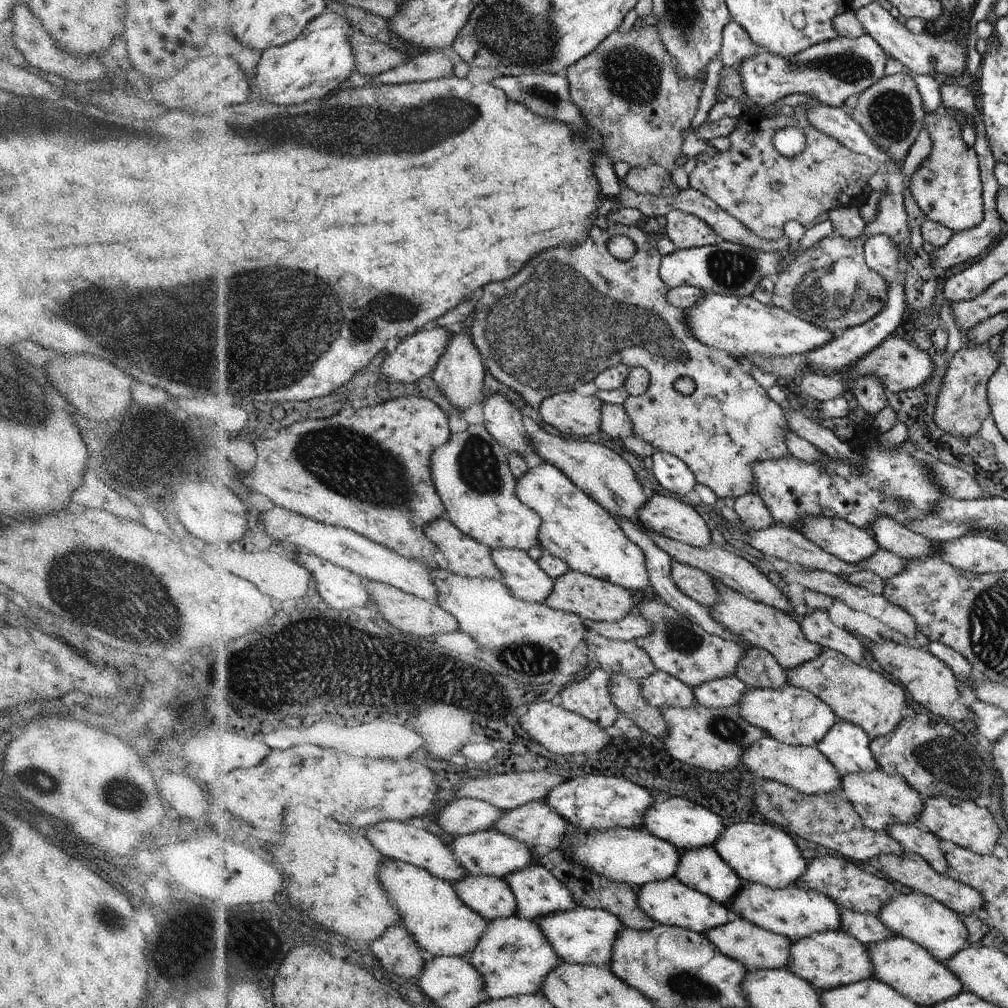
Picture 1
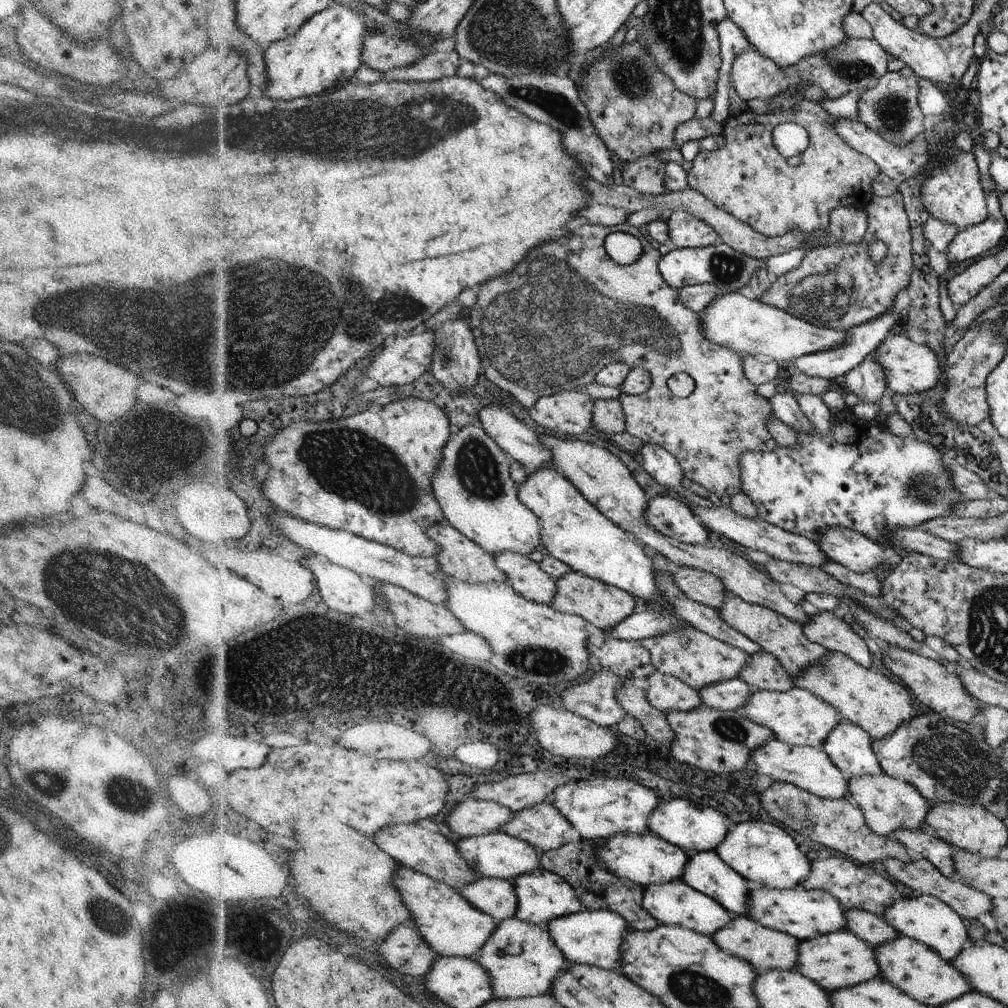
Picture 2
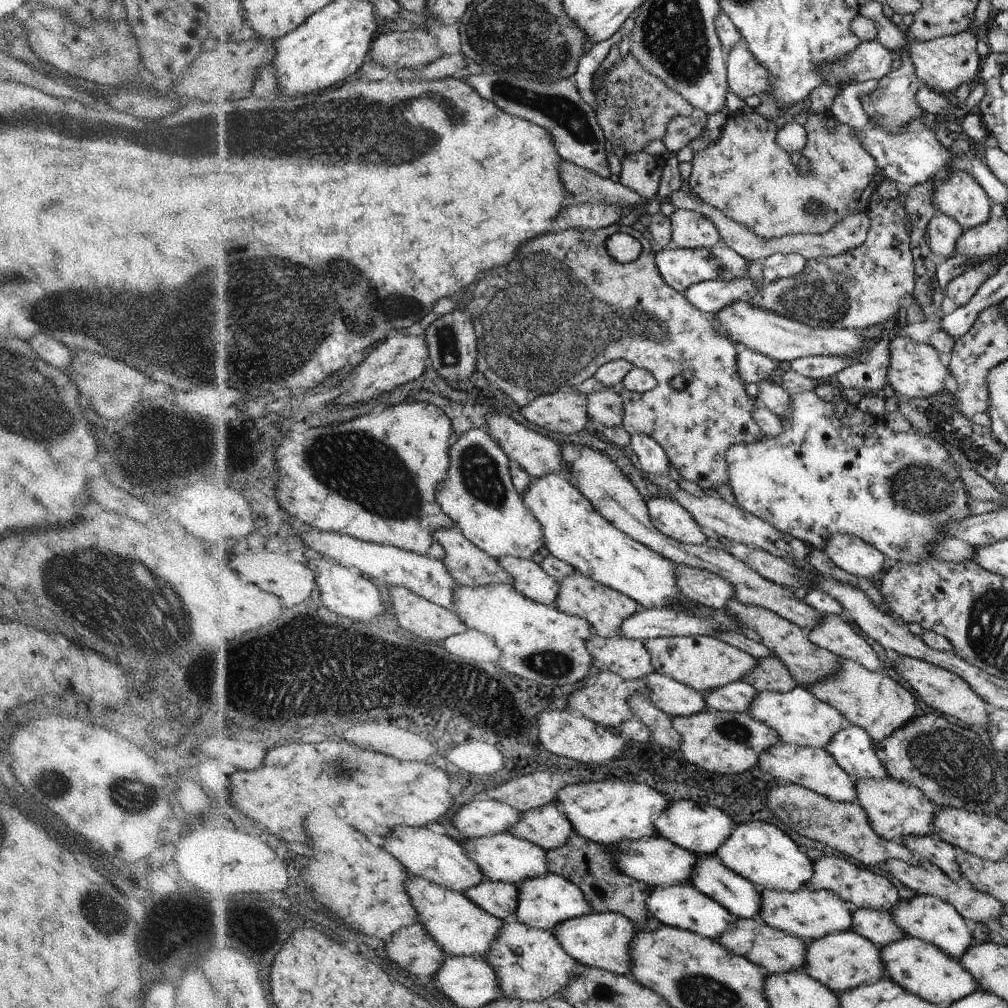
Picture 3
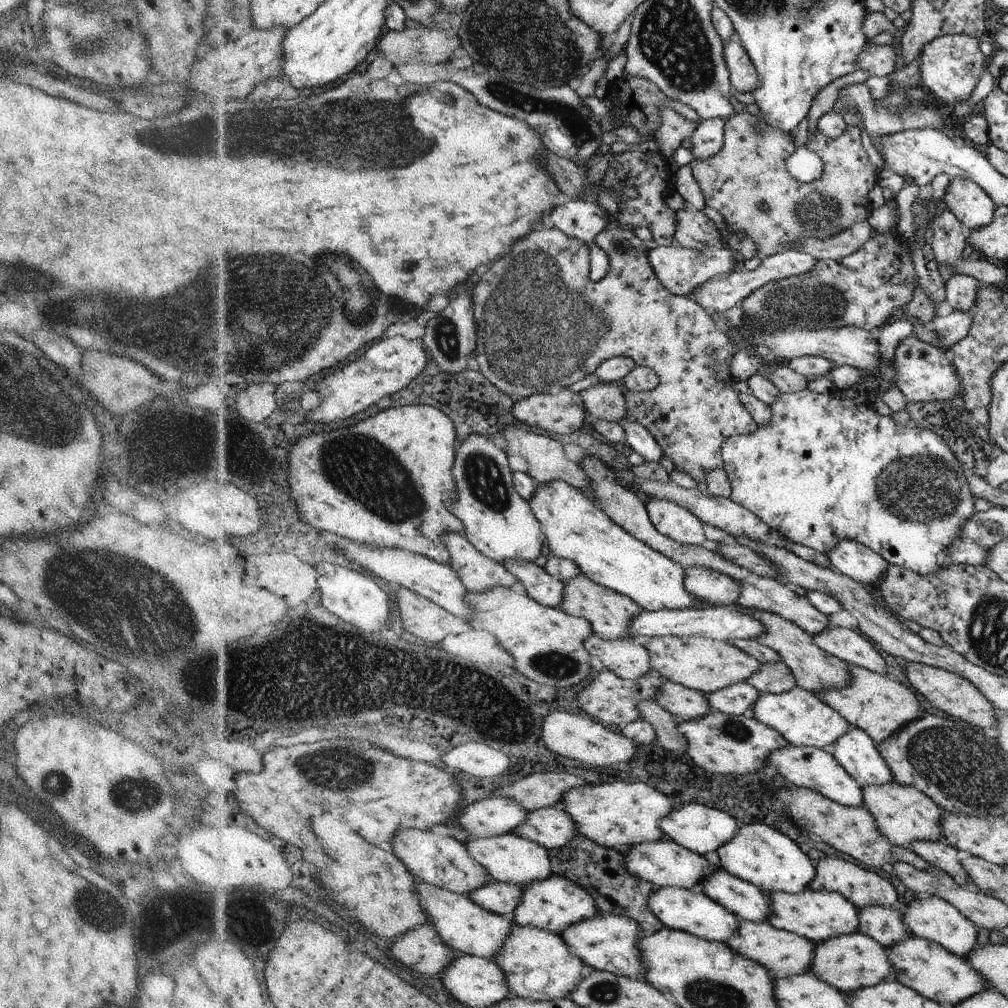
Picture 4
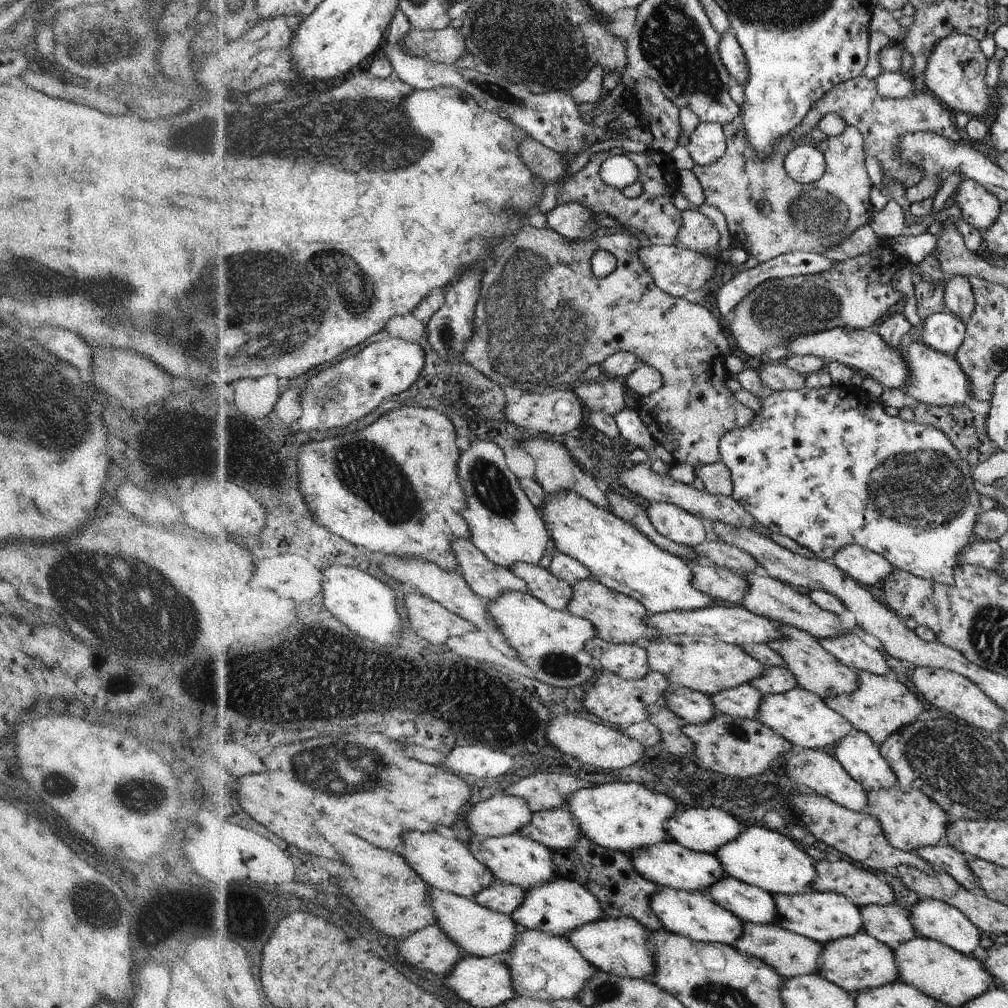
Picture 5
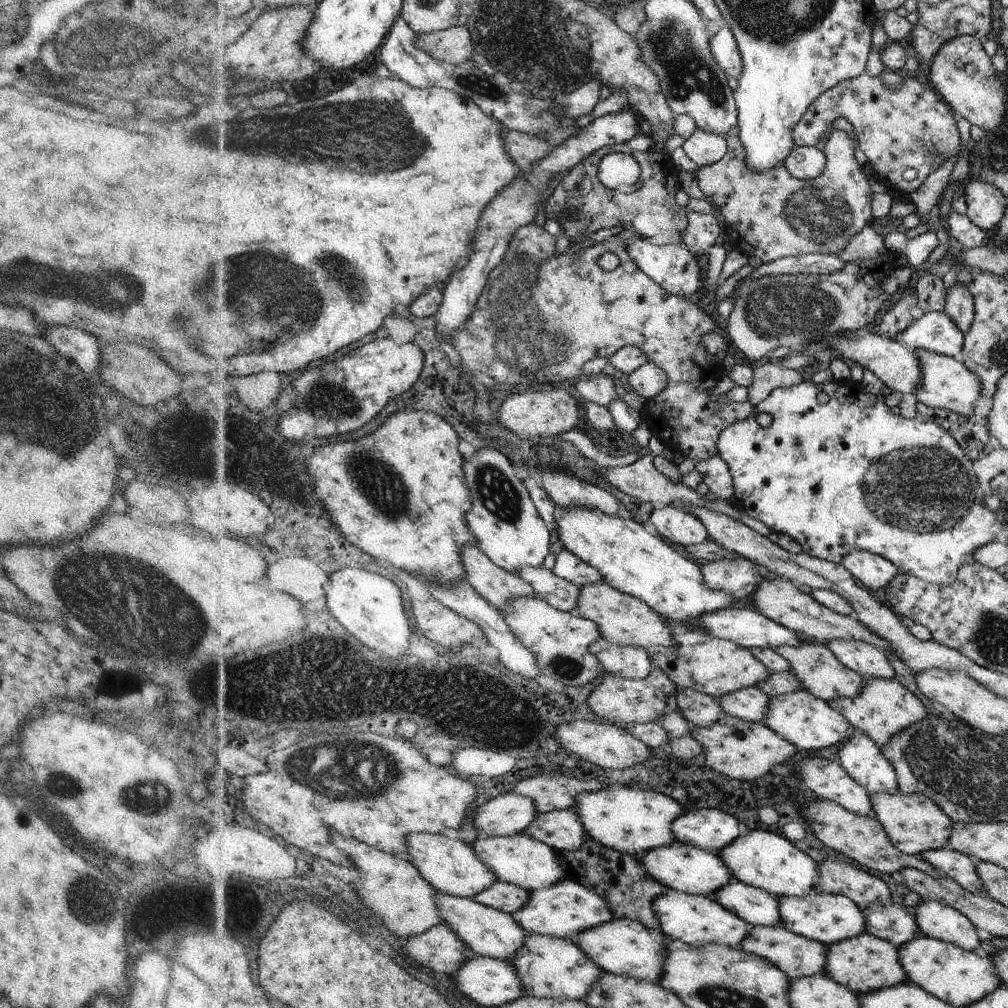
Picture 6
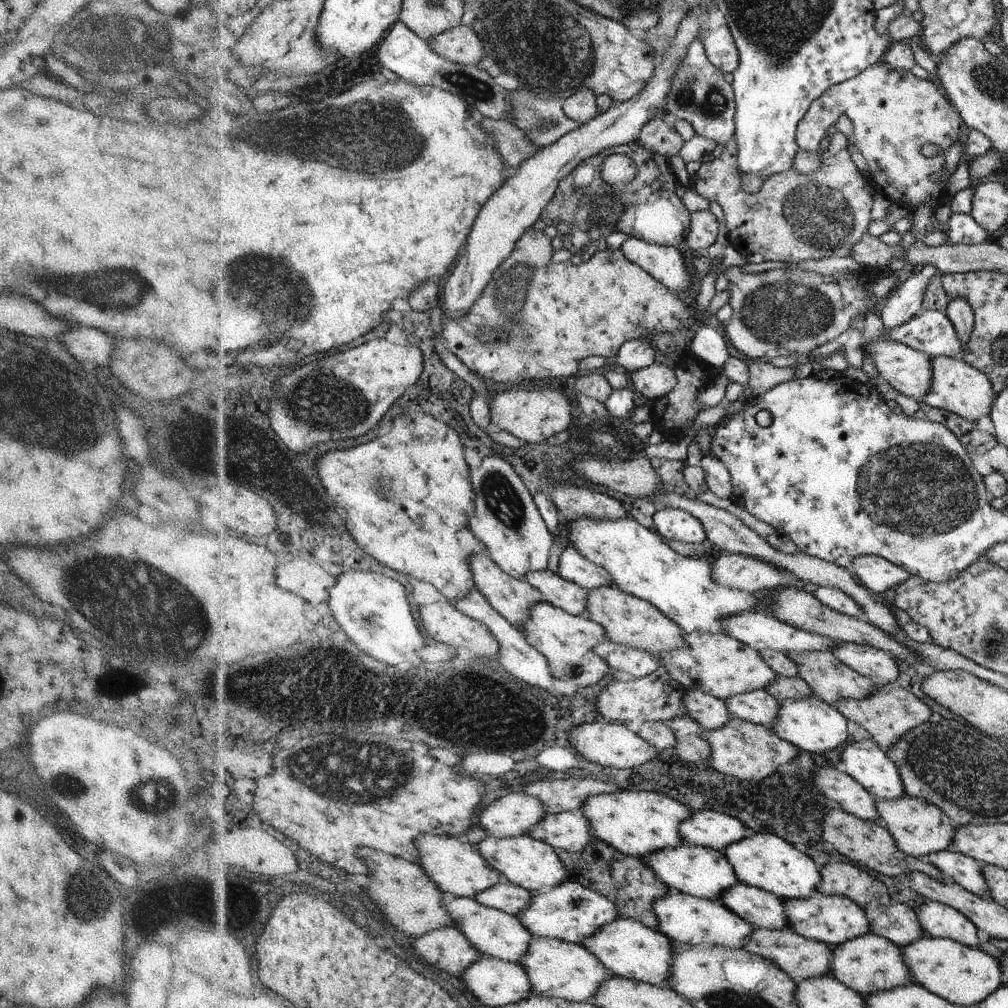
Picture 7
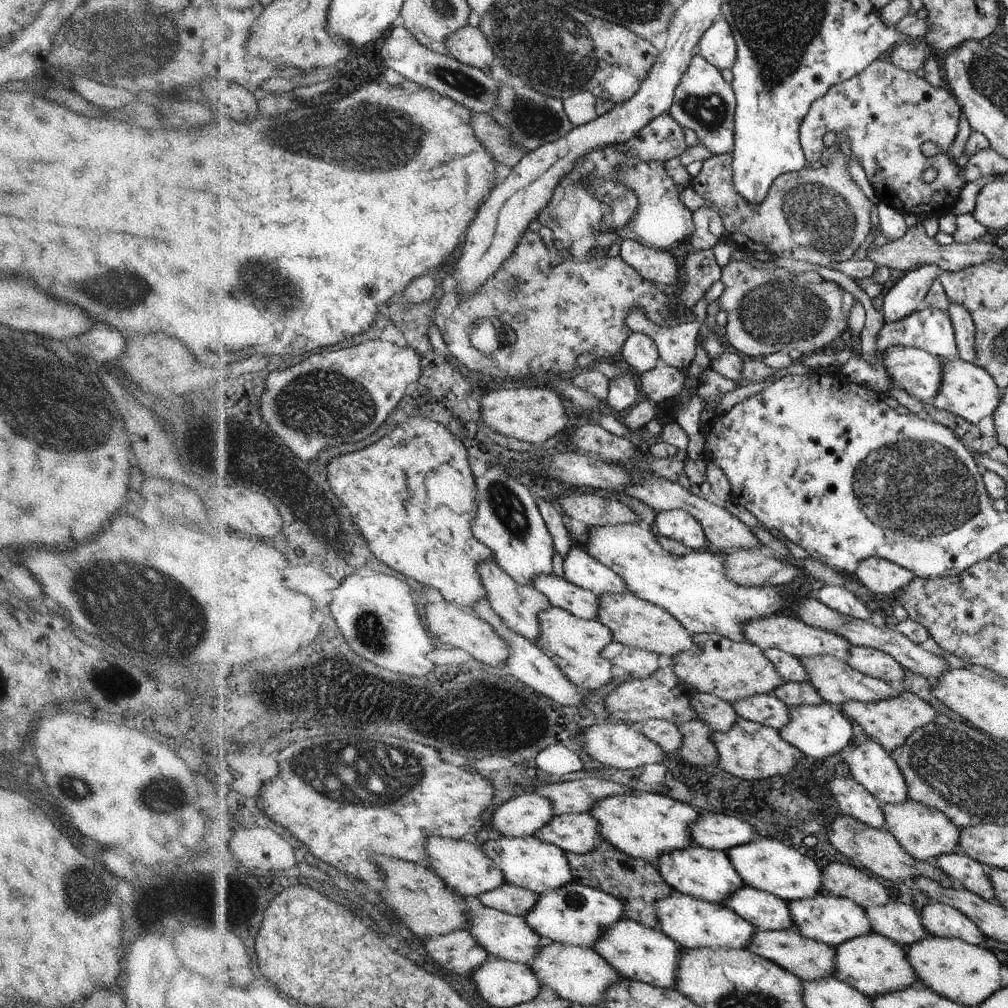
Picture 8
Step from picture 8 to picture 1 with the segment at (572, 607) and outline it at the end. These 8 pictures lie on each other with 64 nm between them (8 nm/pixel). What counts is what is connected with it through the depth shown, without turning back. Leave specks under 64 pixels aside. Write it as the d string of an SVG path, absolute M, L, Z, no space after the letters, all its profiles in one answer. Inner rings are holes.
M496 548L491 557L502 571L501 580L516 598L544 603L550 597L555 579L526 550Z

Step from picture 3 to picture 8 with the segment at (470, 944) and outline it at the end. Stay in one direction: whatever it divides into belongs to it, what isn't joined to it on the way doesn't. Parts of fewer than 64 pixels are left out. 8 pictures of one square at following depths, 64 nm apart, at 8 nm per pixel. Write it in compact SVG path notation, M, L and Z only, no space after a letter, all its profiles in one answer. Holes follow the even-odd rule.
M465 897L464 900L466 900L468 932L478 940L478 944L484 947L490 957L527 964L538 954L538 948L543 940L531 926L528 926L527 919L523 916L488 908L480 902L478 897Z

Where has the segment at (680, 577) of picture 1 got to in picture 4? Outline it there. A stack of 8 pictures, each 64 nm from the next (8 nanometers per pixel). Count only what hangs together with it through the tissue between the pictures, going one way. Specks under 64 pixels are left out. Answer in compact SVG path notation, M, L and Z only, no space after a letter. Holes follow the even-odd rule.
M700 566L685 568L685 587L698 599L720 606L736 606L740 584L729 575Z

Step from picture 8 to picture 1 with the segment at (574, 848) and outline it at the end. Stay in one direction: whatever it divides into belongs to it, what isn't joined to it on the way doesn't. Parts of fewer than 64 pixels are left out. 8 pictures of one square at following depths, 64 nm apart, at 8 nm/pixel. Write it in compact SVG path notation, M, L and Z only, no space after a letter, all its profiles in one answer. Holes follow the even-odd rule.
M532 801L512 810L504 810L493 828L529 848L548 846L558 849L567 832L567 823L548 803Z

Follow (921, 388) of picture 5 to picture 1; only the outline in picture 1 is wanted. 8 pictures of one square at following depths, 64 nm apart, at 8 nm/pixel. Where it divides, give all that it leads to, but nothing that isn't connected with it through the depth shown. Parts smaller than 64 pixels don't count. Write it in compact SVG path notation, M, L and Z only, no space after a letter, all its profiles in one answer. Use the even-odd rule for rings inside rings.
M890 335L876 346L874 350L870 350L864 358L860 358L856 364L852 364L848 370L844 370L838 378L845 382L856 378L856 376L874 374L874 376L878 376L880 382L883 382L884 390L888 389L894 396L900 392L924 386L932 378L934 370L935 366L931 355L926 354L924 350L920 350L918 346L910 344L910 340L906 342L904 336Z

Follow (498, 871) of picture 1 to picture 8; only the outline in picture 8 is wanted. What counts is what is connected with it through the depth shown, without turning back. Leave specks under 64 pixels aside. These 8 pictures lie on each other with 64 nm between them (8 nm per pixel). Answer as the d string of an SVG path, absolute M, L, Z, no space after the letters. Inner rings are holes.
M535 835L526 837L500 836L498 840L487 840L482 848L484 854L495 862L503 872L507 883L535 891L537 895L566 886L572 881L571 866L567 853L552 843L542 842Z

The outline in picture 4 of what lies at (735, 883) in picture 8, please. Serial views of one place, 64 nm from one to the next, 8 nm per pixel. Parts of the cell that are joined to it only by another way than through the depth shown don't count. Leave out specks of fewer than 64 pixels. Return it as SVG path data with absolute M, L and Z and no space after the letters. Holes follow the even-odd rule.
M669 838L633 845L630 849L622 850L622 852L625 856L627 870L636 877L649 881L655 888L698 889L701 883L718 868L712 862L708 862L704 855L687 850Z

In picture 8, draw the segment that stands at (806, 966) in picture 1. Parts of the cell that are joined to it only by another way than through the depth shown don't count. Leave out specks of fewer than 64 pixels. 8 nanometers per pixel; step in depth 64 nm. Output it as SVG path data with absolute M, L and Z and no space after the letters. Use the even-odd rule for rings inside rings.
M874 931L844 942L835 949L838 953L835 959L834 976L856 987L856 990L868 997L876 998L888 992L904 990L918 982L916 971L907 957L907 948Z

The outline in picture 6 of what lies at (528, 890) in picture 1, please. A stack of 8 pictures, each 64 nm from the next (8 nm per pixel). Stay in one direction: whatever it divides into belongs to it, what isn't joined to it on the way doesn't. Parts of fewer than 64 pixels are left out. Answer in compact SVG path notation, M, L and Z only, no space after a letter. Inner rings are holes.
M562 878L548 888L530 892L528 902L514 914L516 922L529 934L542 934L556 938L571 939L573 942L582 930L598 926L612 920L612 912L604 898L596 891L572 879Z

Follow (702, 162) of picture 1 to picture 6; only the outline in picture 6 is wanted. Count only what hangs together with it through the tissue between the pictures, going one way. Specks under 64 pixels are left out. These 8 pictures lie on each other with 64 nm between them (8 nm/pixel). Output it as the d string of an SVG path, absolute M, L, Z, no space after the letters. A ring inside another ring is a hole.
M738 126L725 135L725 140L726 154L708 166L699 167L694 174L706 199L714 202L724 216L732 249L755 255L764 263L776 262L789 255L834 255L848 242L853 244L864 226L876 223L872 211L872 180L856 159L858 136L851 127L833 128L828 139L821 142L826 158L824 172L812 180L792 178L784 162L768 172L748 170Z

